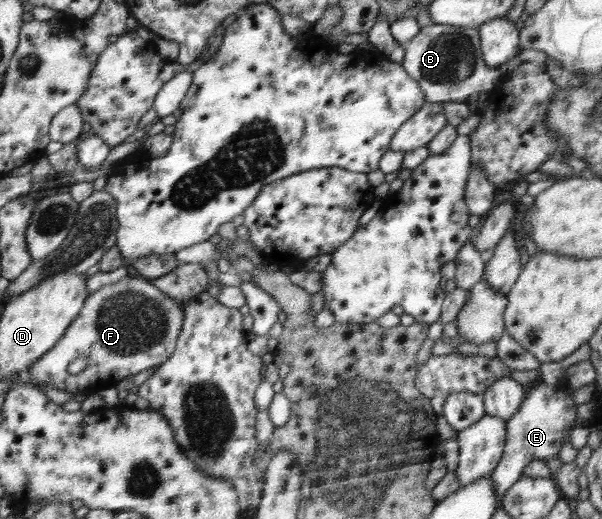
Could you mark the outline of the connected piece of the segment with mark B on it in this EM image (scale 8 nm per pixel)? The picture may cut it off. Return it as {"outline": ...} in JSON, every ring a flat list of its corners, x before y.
{"outline":[[433,23,422,27,406,43,401,66,417,81,430,103,467,102,472,94,488,93,502,81,498,70,485,64,478,28,472,25]]}

